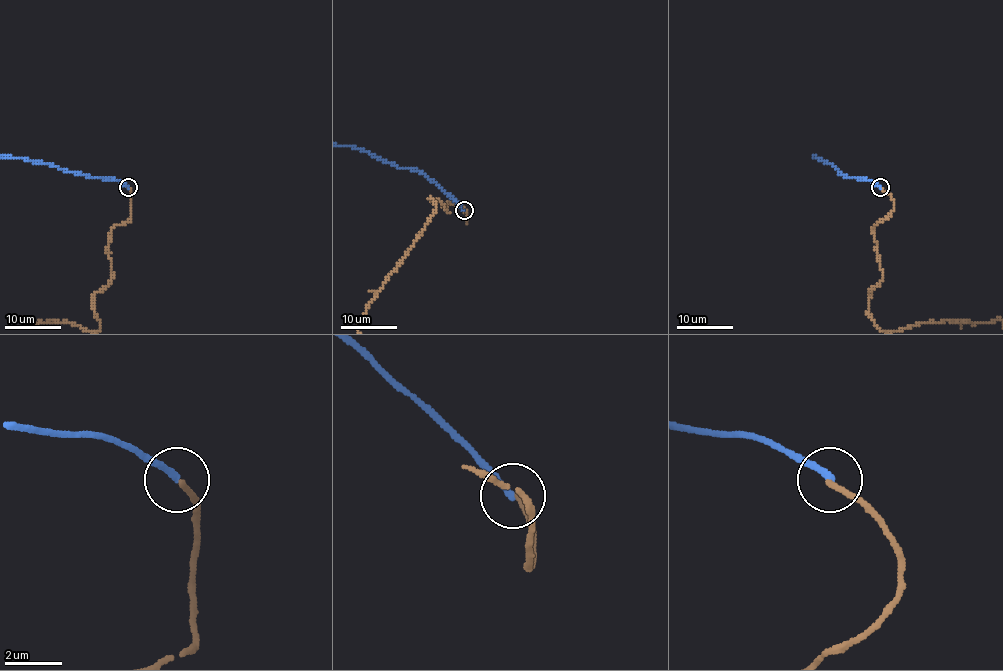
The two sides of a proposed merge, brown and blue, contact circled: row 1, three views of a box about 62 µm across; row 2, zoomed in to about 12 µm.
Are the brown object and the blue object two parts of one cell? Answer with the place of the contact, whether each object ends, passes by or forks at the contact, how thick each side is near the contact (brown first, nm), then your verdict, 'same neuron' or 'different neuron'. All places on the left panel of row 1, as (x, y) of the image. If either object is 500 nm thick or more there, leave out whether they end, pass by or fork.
place (128, 187); brown ends; blue ends; calibres 180 and 240 nm; different neuron

